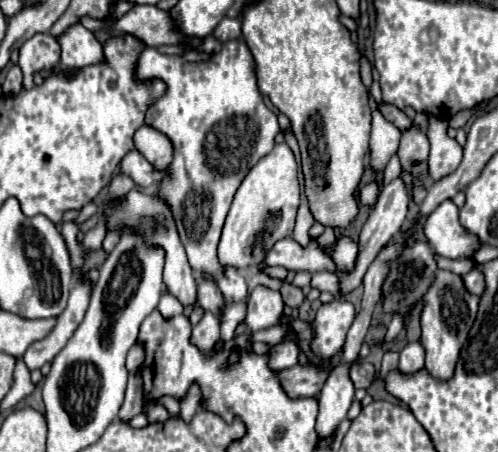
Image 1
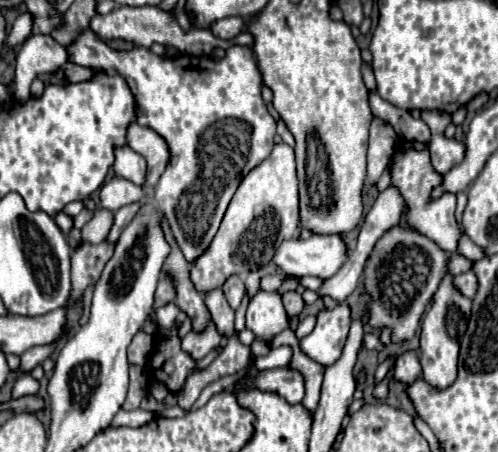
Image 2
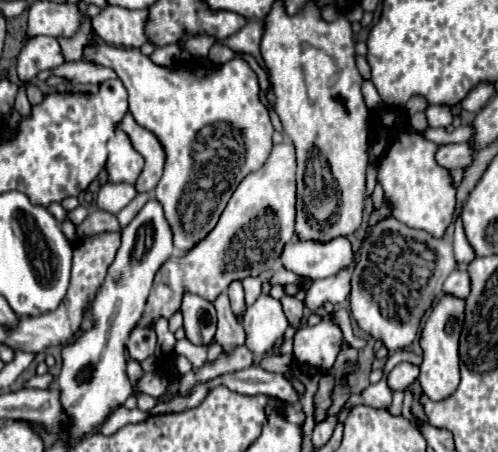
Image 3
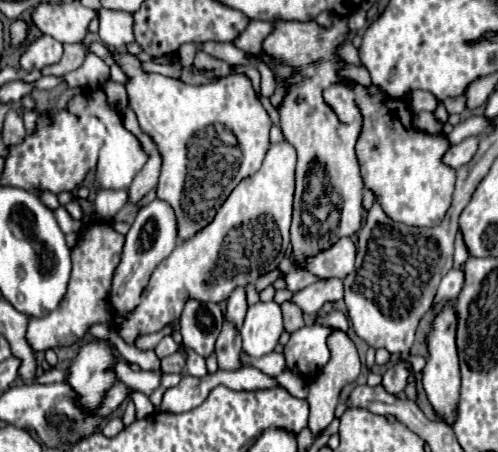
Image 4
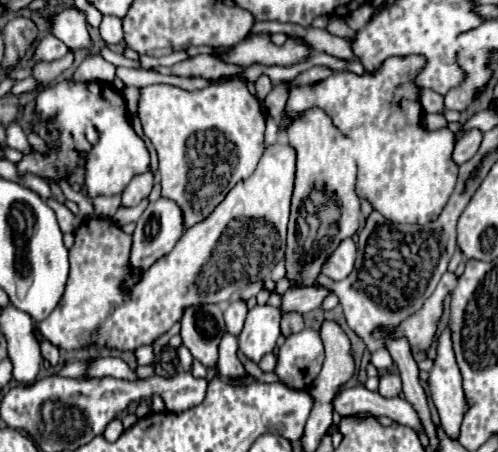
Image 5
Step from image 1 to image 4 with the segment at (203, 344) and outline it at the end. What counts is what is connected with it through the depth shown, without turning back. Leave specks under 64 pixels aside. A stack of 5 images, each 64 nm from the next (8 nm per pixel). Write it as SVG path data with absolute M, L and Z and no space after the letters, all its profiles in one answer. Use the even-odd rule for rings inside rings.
M188 350L186 366L188 366L188 374L206 376L206 360L202 356L196 356L196 352L192 352L192 350Z

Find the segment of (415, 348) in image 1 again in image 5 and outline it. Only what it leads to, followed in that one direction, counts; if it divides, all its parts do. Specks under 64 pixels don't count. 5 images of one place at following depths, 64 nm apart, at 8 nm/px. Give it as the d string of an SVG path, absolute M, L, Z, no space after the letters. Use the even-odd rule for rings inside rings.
M386 374L380 378L380 388L378 388L380 396L384 398L394 398L402 392L402 384L400 384L400 376L398 374Z

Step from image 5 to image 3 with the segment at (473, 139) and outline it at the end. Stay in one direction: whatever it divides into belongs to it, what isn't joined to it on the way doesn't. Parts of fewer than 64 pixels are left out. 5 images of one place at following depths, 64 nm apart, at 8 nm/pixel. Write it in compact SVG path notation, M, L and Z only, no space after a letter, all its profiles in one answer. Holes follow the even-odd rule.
M470 142L462 144L444 144L436 152L436 162L448 170L466 168L474 158L474 148Z

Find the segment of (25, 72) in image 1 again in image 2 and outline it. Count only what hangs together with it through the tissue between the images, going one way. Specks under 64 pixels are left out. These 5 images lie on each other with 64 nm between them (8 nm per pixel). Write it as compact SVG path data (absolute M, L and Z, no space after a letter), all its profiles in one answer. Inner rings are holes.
M30 36L16 56L16 84L14 100L26 104L30 98L30 84L38 74L54 72L68 60L68 52L52 36Z

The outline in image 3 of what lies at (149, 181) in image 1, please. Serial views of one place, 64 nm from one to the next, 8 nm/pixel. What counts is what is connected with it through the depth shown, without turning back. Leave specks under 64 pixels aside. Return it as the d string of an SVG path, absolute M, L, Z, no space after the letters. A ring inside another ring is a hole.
M116 128L114 138L108 140L106 148L108 148L108 160L106 160L108 182L134 184L142 172L144 158L140 152L134 150L128 134Z

